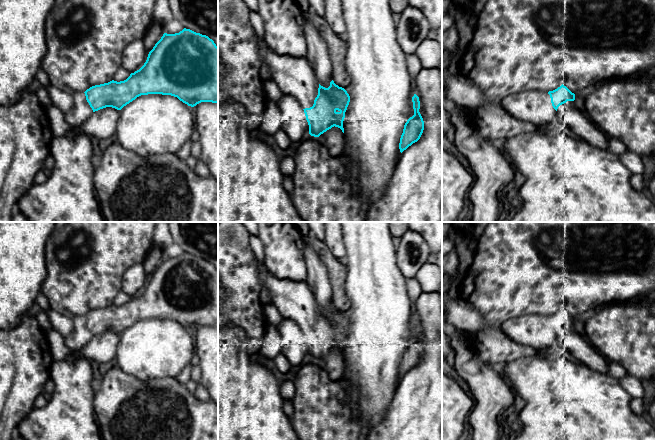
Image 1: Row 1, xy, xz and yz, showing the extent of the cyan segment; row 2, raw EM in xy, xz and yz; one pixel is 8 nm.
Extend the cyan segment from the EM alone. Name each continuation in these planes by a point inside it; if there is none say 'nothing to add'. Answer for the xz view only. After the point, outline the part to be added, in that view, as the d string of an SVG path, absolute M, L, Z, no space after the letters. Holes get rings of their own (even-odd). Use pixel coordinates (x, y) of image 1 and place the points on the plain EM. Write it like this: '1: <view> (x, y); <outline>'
1: xz (295, 301); M256 257L259 281L267 287L272 304L284 319L296 323L300 330L310 332L318 319L319 307L315 296L306 282L280 280L271 275L262 261Z

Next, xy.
1: xy (81, 336); M84 316L73 317L73 333L64 337L66 346L72 351L80 351L93 338Z

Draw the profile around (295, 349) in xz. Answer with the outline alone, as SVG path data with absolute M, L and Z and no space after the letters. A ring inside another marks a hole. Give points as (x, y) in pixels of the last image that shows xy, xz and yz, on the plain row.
M284 319L277 327L283 342L282 354L292 366L300 365L309 360L309 349L303 332L291 320Z

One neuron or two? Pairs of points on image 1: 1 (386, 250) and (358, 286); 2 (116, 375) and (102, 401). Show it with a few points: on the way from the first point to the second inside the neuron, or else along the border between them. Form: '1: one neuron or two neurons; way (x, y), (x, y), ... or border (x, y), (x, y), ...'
1: one neuron; way (377, 259), (372, 264), (372, 272), (367, 277)
2: one neuron; way (116, 381), (116, 387), (108, 395)

